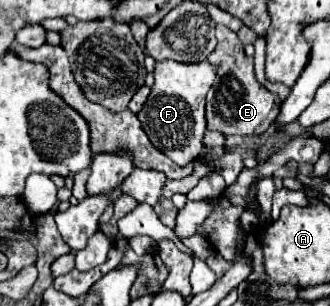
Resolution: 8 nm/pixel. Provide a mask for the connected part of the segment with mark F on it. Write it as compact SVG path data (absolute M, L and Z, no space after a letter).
M168 60L168 62L158 62L154 68L156 82L138 118L150 142L160 152L168 154L168 158L172 158L180 166L186 166L192 160L196 160L204 146L202 144L202 136L206 130L206 108L204 108L206 100L204 98L210 86L214 84L216 72L218 68L212 66L208 60L196 62L196 64Z

